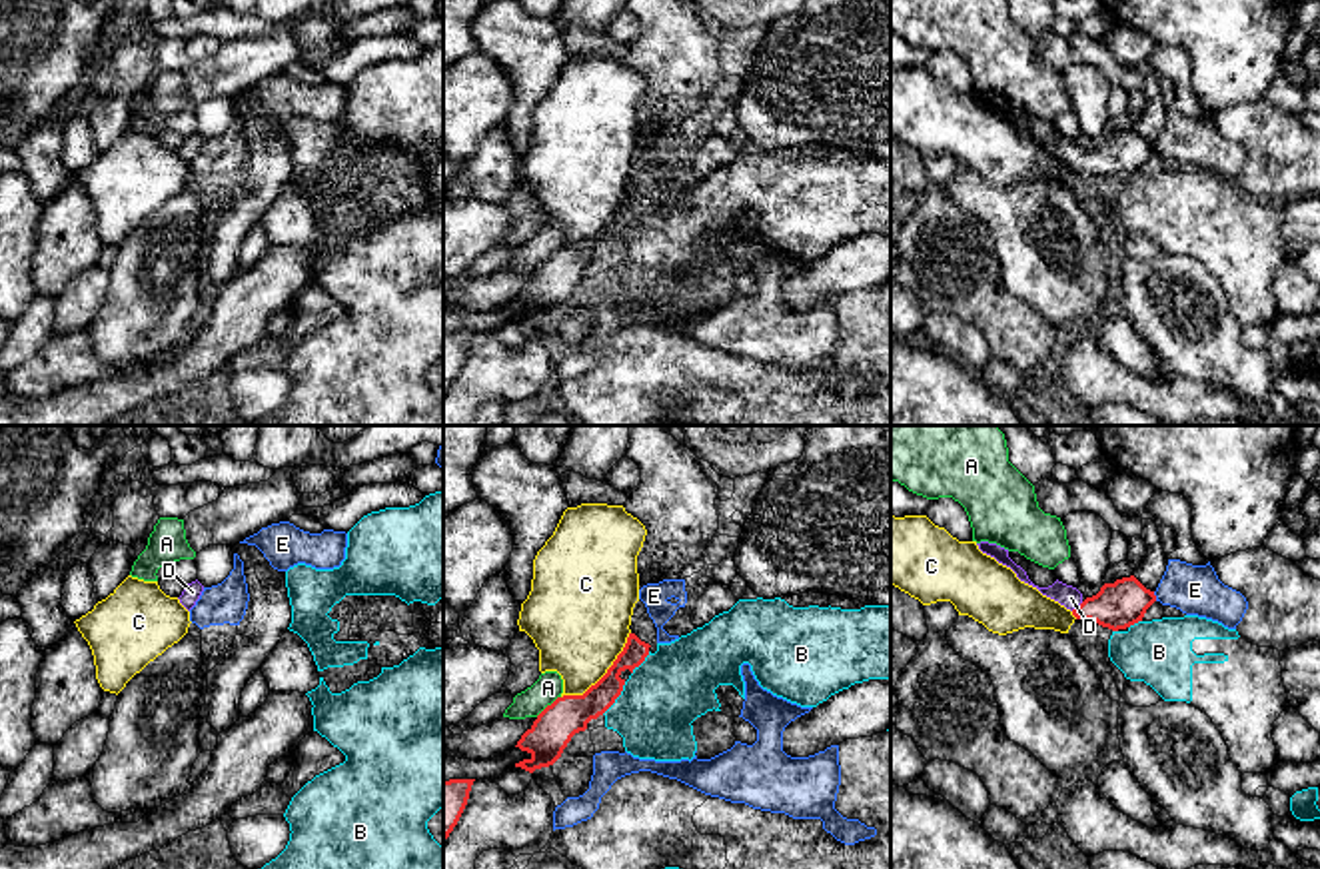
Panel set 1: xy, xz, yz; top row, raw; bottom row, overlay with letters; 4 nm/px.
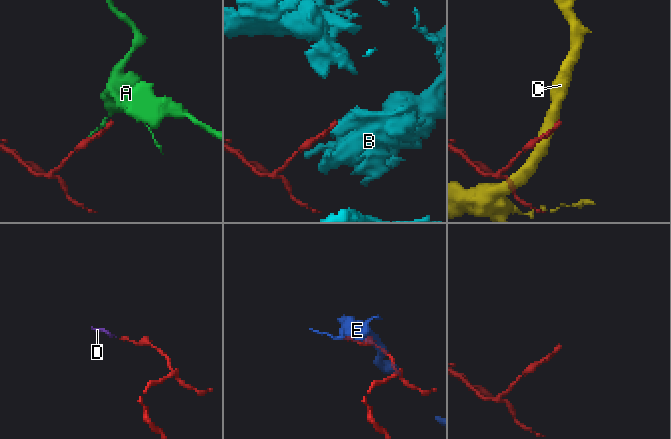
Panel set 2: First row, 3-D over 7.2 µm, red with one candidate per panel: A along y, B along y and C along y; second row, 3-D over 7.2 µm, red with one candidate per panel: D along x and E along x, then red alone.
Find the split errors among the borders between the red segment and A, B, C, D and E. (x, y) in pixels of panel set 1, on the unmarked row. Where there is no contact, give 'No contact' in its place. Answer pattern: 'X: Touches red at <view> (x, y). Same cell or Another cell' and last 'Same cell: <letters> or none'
A: Touches red at xz (548, 258). Another cell
B: Touches red at xz (618, 248). Another cell
C: Touches red at xz (606, 226). Another cell
D: Touches red at yz (1079, 158). Same cell
E: Touches red at yz (1155, 148). Another cell
Same cell: D

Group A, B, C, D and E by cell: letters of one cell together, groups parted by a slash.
A / B / C / D / E

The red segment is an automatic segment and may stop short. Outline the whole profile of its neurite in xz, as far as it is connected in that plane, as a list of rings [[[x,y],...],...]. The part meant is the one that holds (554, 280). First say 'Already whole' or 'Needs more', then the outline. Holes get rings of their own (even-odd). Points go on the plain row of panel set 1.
Already whole. [[[629,186],[623,204],[595,238],[583,248],[563,248],[547,258],[517,294],[515,300],[531,310],[515,316],[515,320],[533,326],[535,322],[553,318],[571,290],[585,284],[591,272],[597,272],[615,256],[625,238],[625,232],[619,228],[625,222],[633,226],[649,208],[649,200],[635,186]]]

